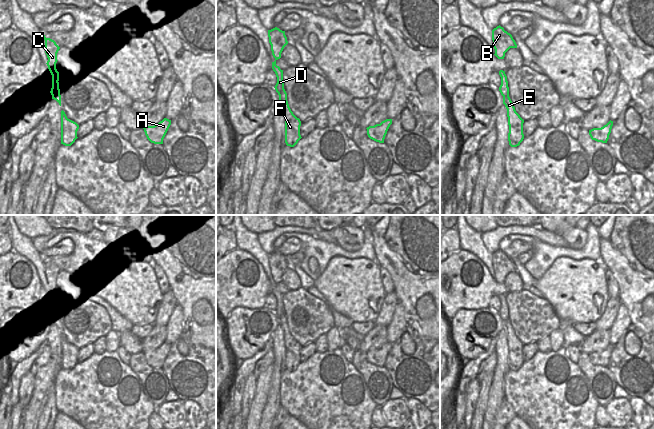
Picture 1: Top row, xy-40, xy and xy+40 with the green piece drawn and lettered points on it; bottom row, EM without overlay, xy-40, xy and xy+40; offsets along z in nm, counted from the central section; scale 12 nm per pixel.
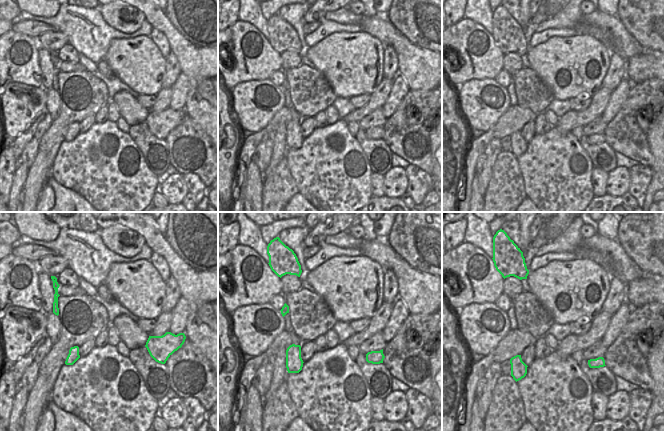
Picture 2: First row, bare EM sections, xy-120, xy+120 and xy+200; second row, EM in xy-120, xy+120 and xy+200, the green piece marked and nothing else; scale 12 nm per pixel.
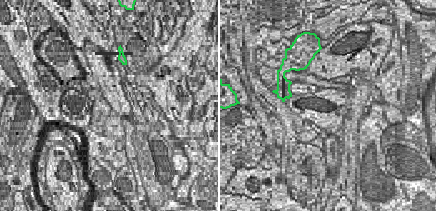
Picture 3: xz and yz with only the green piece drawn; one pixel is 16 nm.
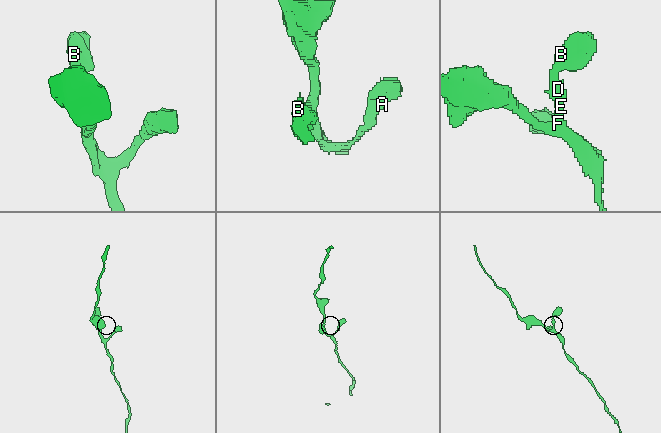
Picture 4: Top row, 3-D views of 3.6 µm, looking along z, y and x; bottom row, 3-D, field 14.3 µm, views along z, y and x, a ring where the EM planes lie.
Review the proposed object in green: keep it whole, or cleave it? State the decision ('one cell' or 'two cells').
one cell

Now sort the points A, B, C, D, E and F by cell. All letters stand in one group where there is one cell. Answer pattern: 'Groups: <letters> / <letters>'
Groups: A B C D E F.

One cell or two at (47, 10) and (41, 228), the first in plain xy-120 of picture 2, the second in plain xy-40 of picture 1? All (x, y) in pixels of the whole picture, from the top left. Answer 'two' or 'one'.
one

